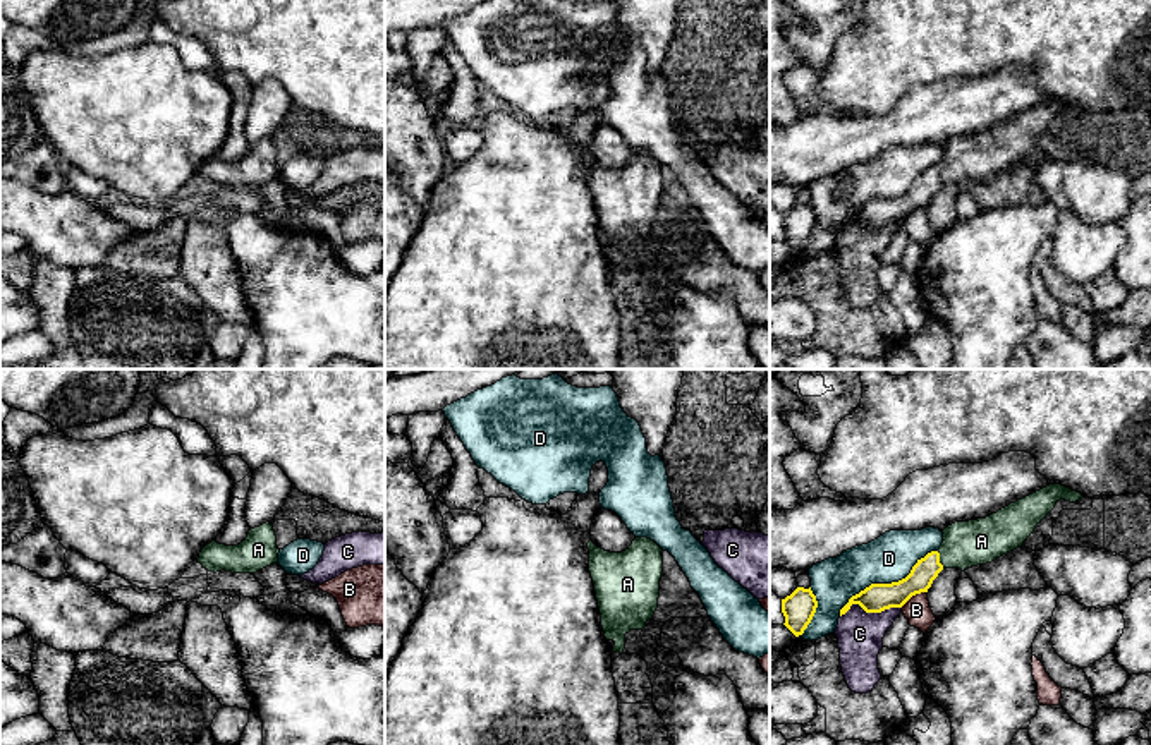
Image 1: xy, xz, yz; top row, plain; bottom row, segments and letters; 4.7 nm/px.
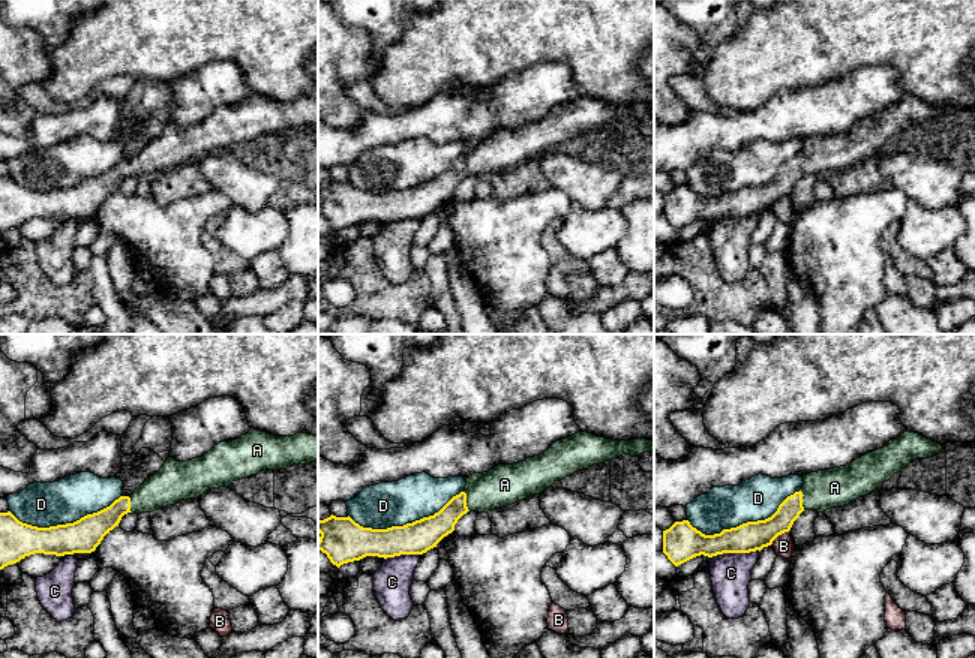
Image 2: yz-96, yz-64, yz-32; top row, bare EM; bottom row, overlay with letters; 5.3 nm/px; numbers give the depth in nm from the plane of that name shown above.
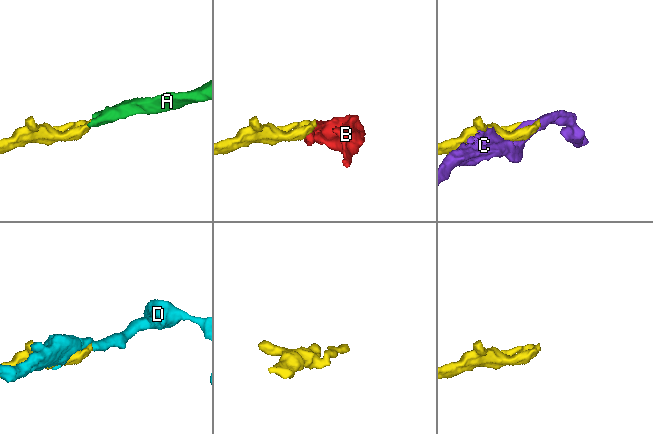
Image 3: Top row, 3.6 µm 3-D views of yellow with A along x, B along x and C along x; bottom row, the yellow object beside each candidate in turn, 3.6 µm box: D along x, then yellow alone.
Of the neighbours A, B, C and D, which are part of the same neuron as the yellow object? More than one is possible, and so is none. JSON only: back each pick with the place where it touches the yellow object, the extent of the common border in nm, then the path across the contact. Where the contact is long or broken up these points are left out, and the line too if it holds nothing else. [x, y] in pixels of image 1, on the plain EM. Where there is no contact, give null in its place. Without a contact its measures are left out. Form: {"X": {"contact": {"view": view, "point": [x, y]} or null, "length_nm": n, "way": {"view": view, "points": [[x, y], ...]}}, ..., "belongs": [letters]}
{"A": {"contact": {"view": "yz", "point": [938, 175]}, "length_nm": 90, "way": {"view": "yz", "points": [[926, 184], [938, 175], [964, 160], [981, 157]]}}, "belongs": ["A"]}

